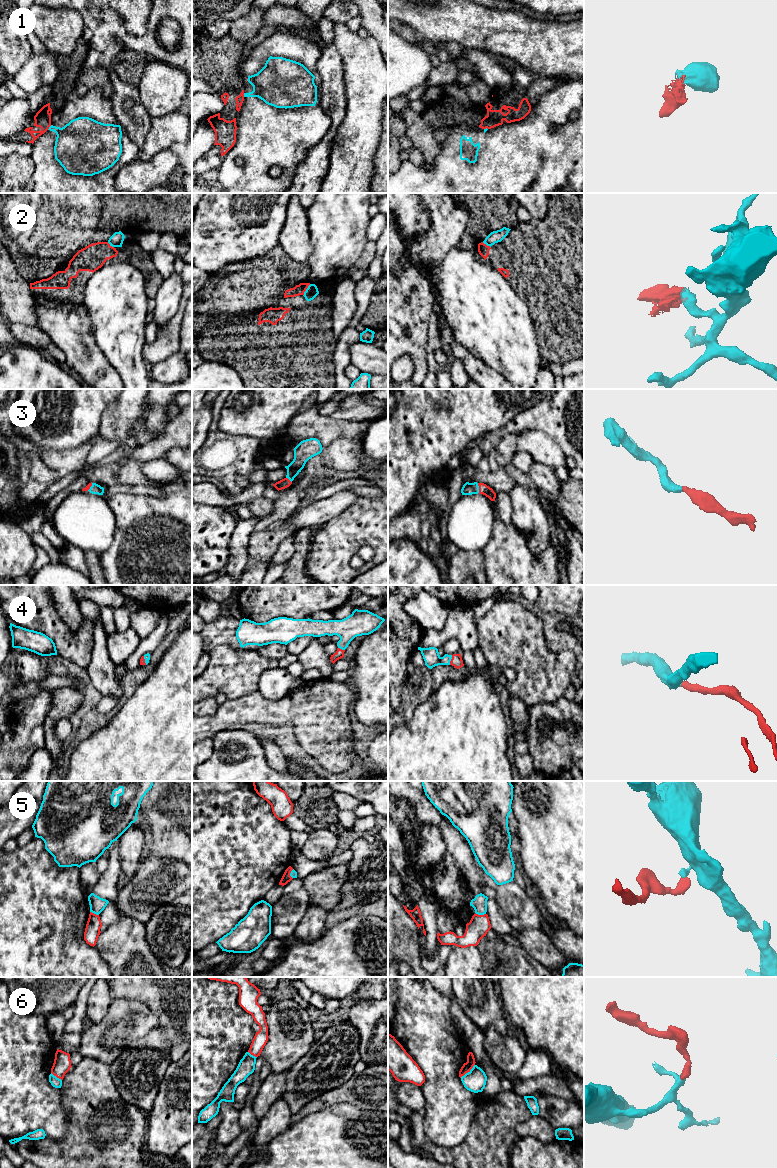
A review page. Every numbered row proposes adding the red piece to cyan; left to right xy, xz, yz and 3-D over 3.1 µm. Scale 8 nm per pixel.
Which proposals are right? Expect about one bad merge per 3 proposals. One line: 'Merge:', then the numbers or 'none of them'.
Merge: 3, 4

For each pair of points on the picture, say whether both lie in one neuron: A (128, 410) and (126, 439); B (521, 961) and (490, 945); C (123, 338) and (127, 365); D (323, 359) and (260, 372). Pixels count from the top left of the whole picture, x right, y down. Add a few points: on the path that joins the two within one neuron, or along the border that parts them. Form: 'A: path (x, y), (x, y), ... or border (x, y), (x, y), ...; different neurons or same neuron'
A: path (126, 417), (126, 432); same neuron
B: path (513, 961), (506, 961), (498, 953); same neuron
C: path (123, 345), (126, 358); same neuron
D: path (307, 352), (280, 352), (276, 356); same neuron

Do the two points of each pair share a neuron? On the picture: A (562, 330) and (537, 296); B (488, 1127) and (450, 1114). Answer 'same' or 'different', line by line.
A: same
B: different

